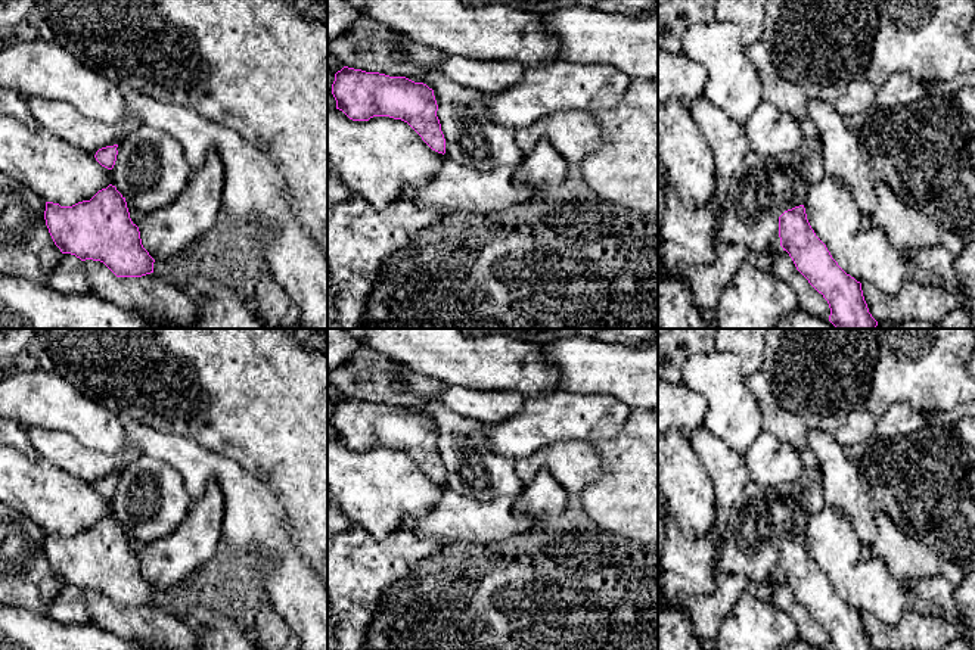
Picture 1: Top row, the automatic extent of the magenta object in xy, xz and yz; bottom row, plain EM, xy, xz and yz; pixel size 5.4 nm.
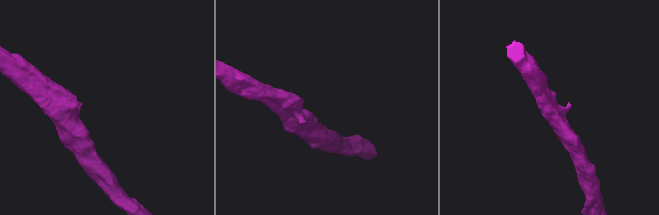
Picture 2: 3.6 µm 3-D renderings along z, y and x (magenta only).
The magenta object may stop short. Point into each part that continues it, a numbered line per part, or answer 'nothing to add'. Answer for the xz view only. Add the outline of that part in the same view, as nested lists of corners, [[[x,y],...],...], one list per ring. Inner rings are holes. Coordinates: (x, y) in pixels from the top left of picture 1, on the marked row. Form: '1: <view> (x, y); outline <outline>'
nothing to add

